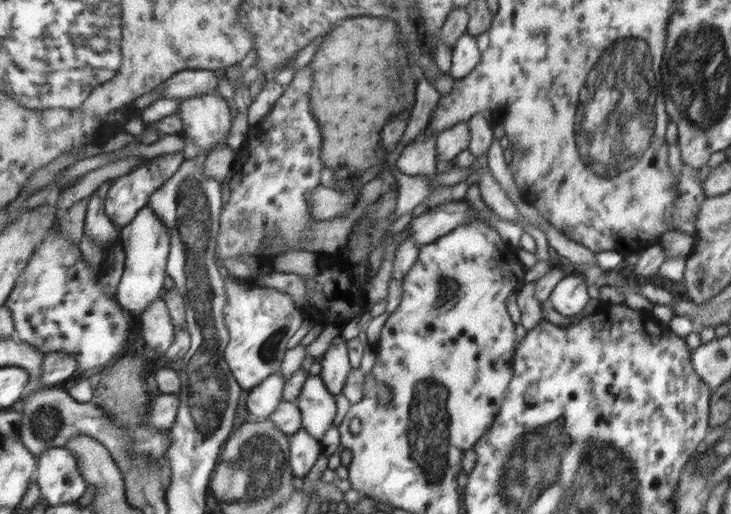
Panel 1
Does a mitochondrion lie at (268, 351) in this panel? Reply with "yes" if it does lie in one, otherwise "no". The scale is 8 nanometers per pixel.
yes

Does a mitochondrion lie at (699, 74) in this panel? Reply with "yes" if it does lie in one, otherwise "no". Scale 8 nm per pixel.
yes

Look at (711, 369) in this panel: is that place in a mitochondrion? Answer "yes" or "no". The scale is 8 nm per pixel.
no

